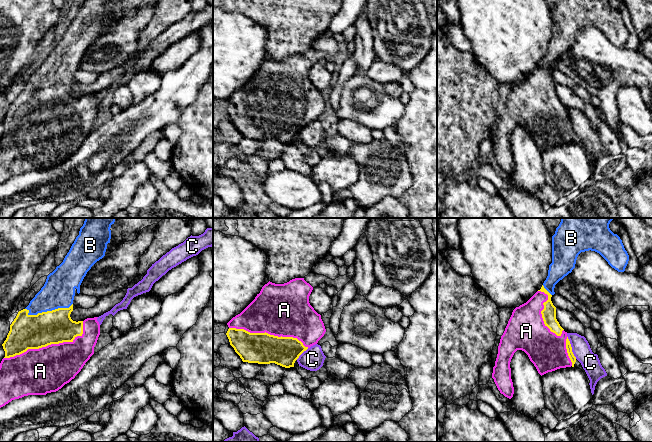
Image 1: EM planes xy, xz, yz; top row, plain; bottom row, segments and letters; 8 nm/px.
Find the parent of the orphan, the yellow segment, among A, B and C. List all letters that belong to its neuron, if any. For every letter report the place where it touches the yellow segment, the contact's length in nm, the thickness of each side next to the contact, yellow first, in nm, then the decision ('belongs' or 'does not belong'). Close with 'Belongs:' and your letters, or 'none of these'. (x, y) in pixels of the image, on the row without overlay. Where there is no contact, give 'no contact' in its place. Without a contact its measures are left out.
A: xy (49, 120) | 700 nm | 280/360 nm | belongs
B: xy (47, 87) | 380 nm | 280/260 nm | belongs
C: yz (571, 124) | 190 nm | 50/150 nm | does not belong
Belongs: A, B

